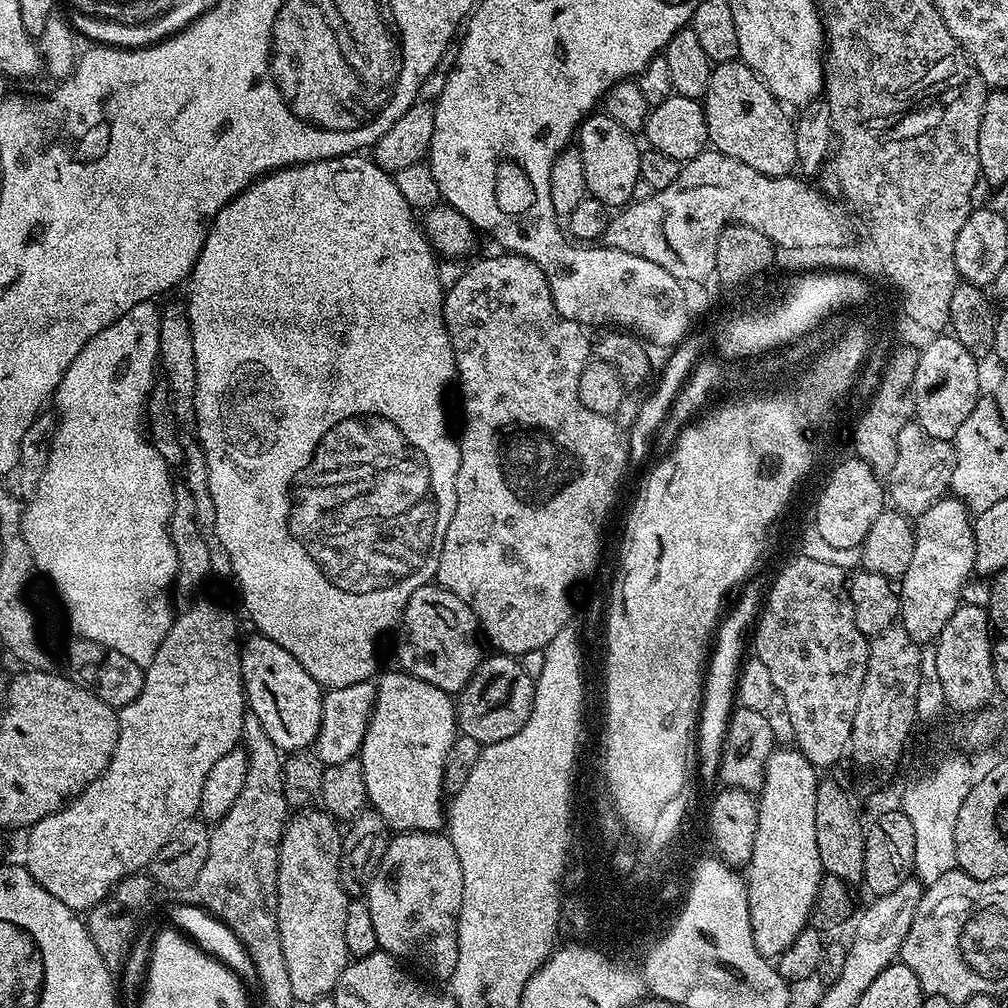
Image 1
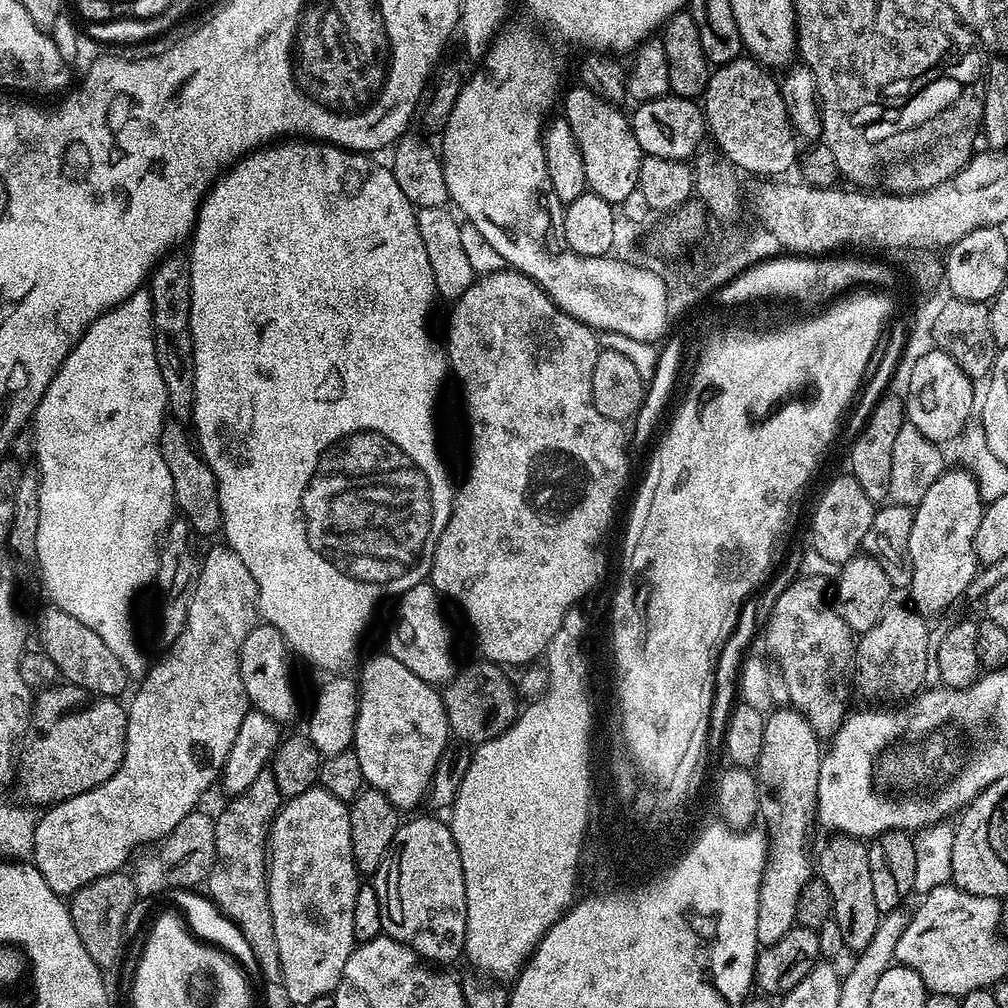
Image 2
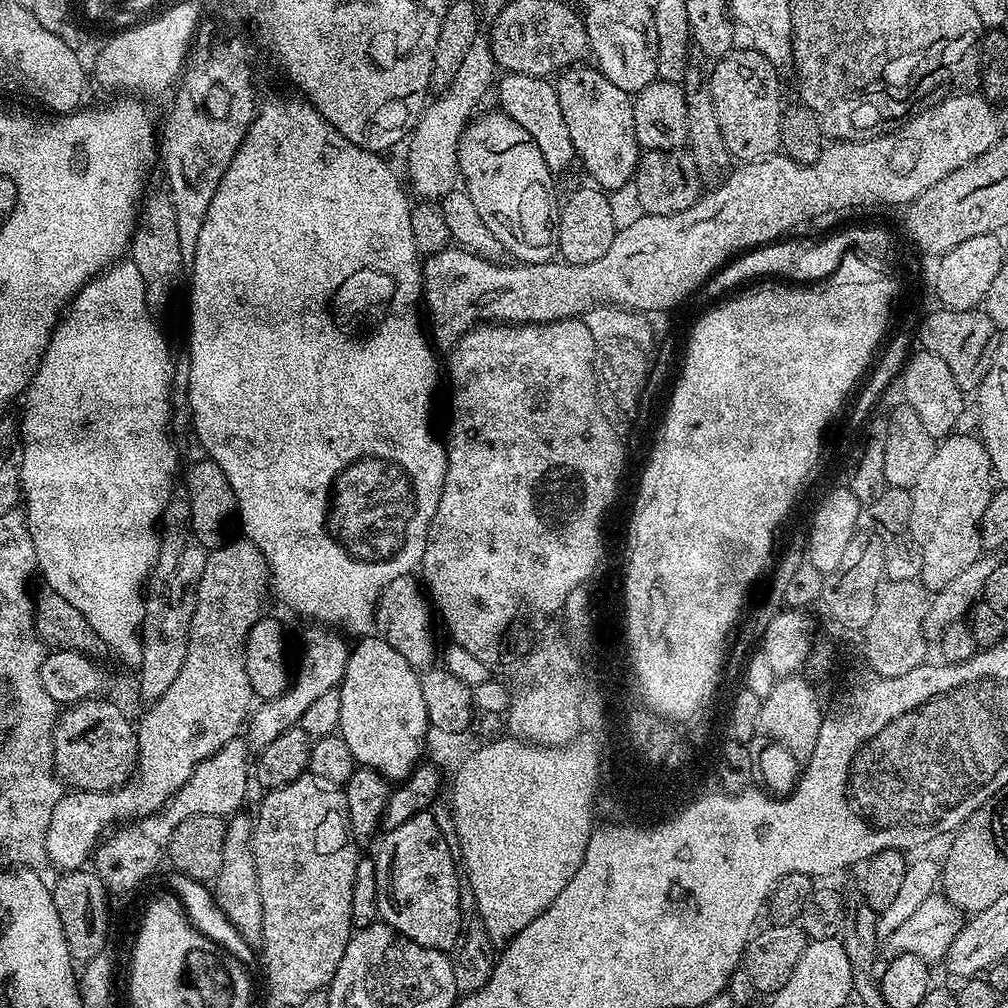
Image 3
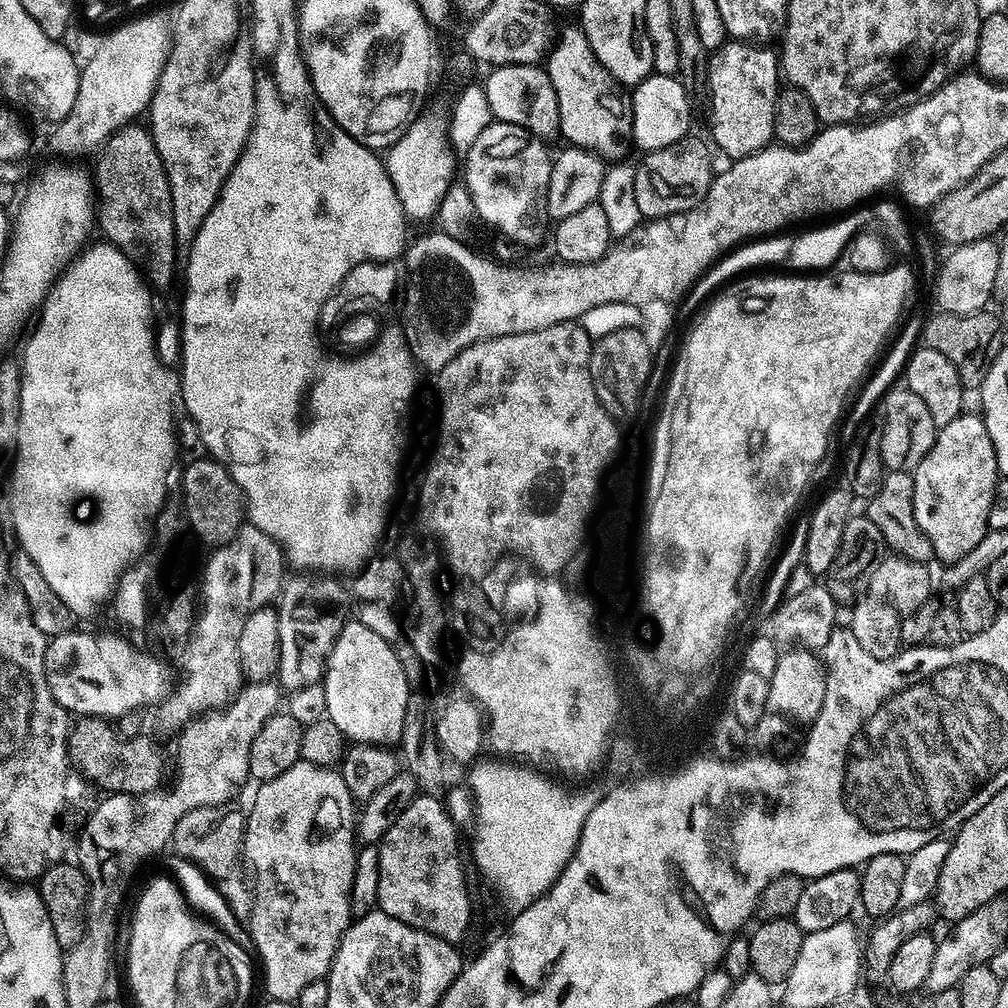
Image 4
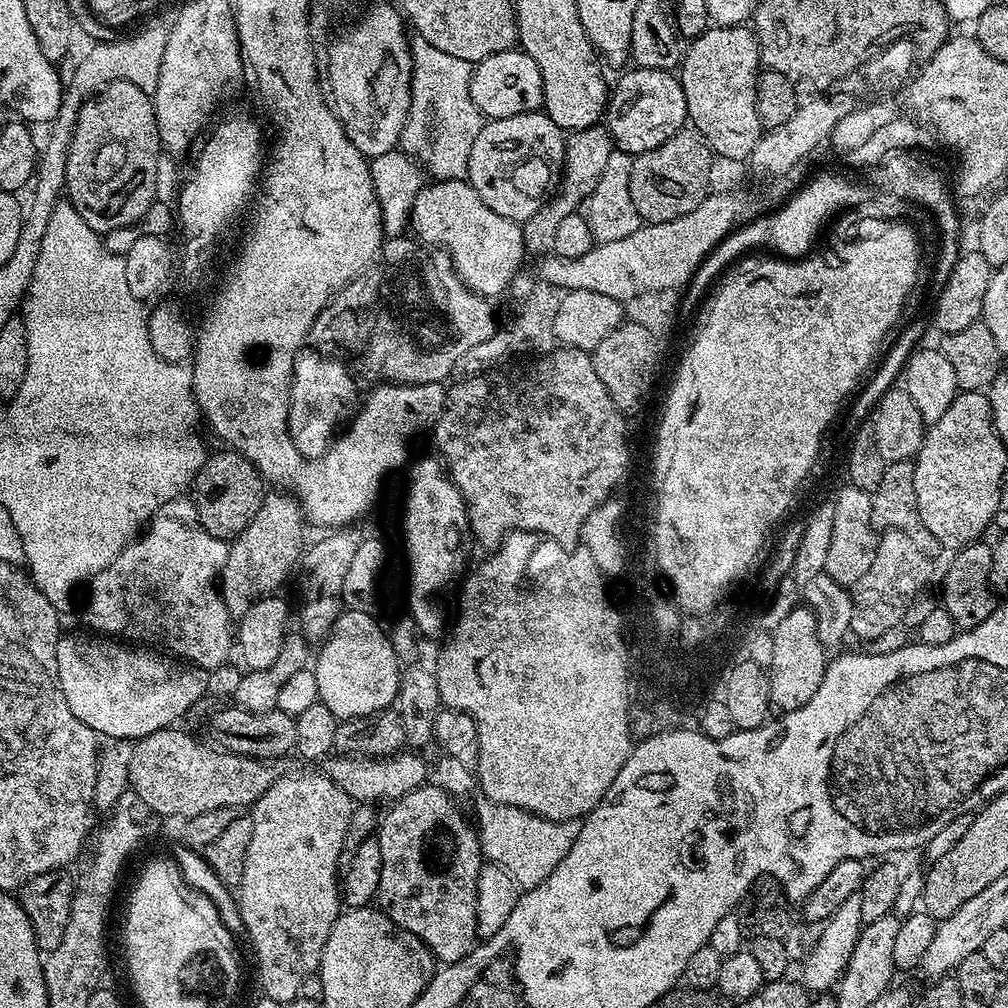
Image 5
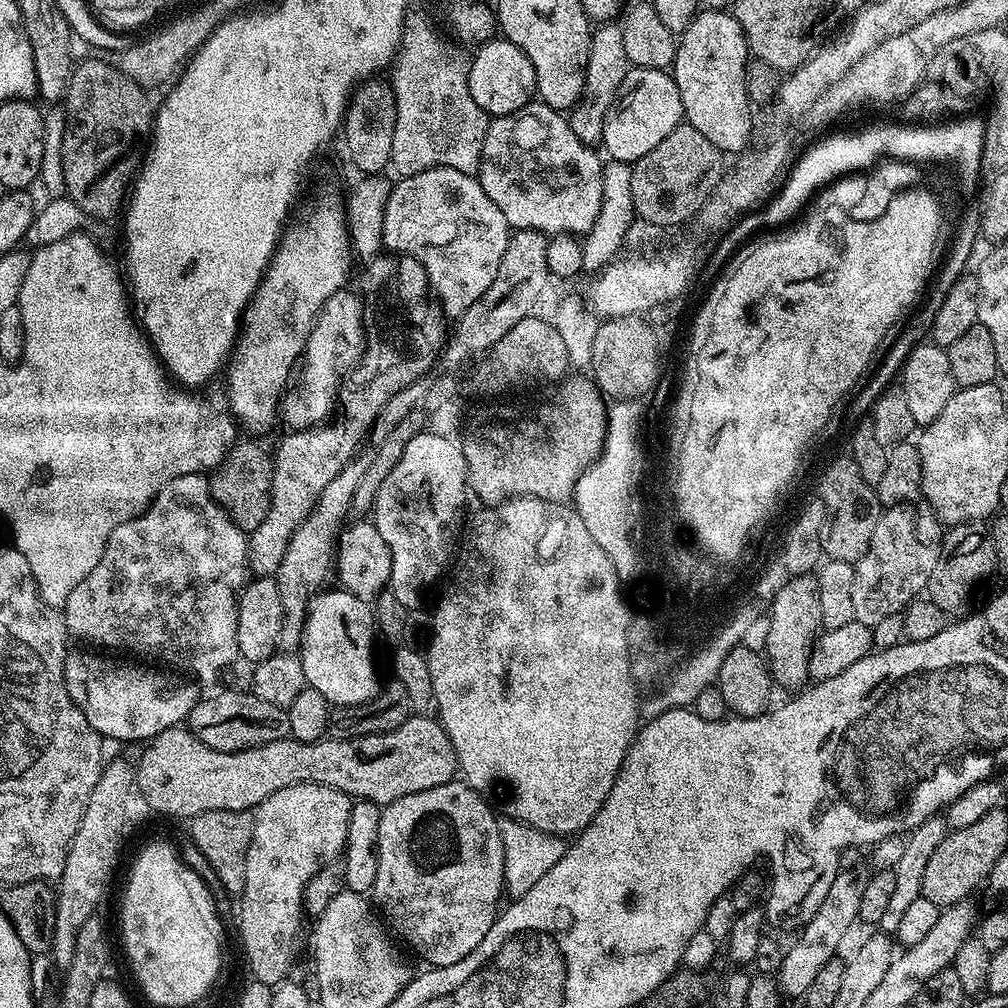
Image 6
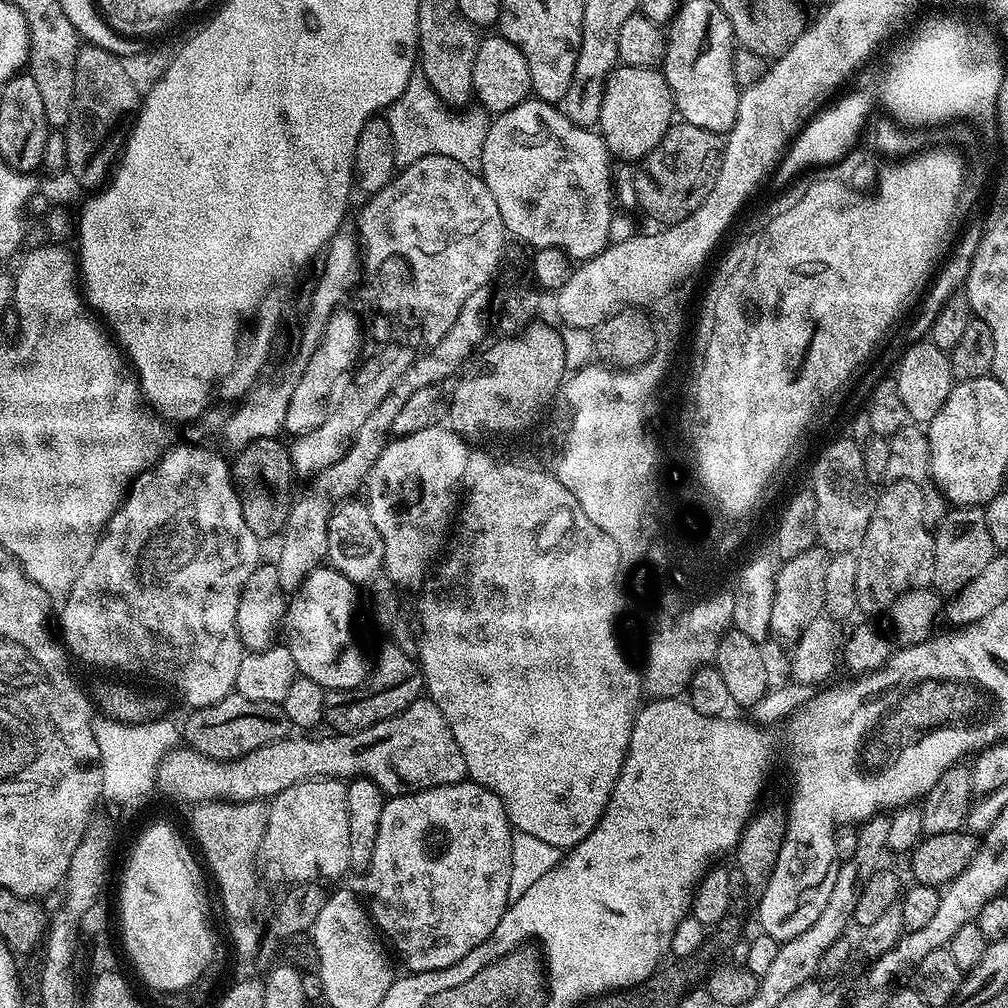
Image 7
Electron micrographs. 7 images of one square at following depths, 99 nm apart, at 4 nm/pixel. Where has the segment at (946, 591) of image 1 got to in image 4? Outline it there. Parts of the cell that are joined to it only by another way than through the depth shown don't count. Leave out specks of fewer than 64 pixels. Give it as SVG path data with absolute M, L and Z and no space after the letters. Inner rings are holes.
M961 414L954 418L945 428L939 429L934 446L918 462L914 478L914 518L918 518L918 526L926 538L930 538L933 557L941 560L945 565L952 564L956 559L969 554L978 542L989 531L988 519L990 506L994 502L994 490L1000 476L1000 467L994 454L994 442L990 442L990 434L984 425L983 415L968 416Z

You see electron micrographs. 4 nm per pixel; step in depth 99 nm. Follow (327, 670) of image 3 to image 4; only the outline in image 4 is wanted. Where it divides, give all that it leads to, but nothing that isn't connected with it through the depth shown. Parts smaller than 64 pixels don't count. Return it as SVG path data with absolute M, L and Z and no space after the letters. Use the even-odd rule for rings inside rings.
M304 570L300 576L289 575L278 593L278 642L280 643L279 685L291 694L300 688L323 681L324 668L328 665L330 650L338 642L346 623L344 603L349 593L335 580L335 575Z

